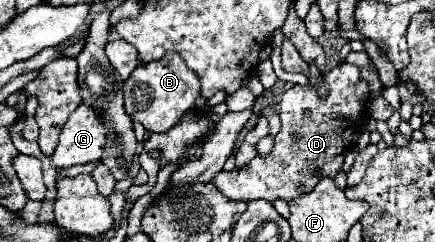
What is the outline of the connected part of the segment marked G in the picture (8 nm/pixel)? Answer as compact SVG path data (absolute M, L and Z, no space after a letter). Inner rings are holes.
M80 104L64 124L58 146L50 156L56 168L98 162L106 144L106 130L96 112Z

